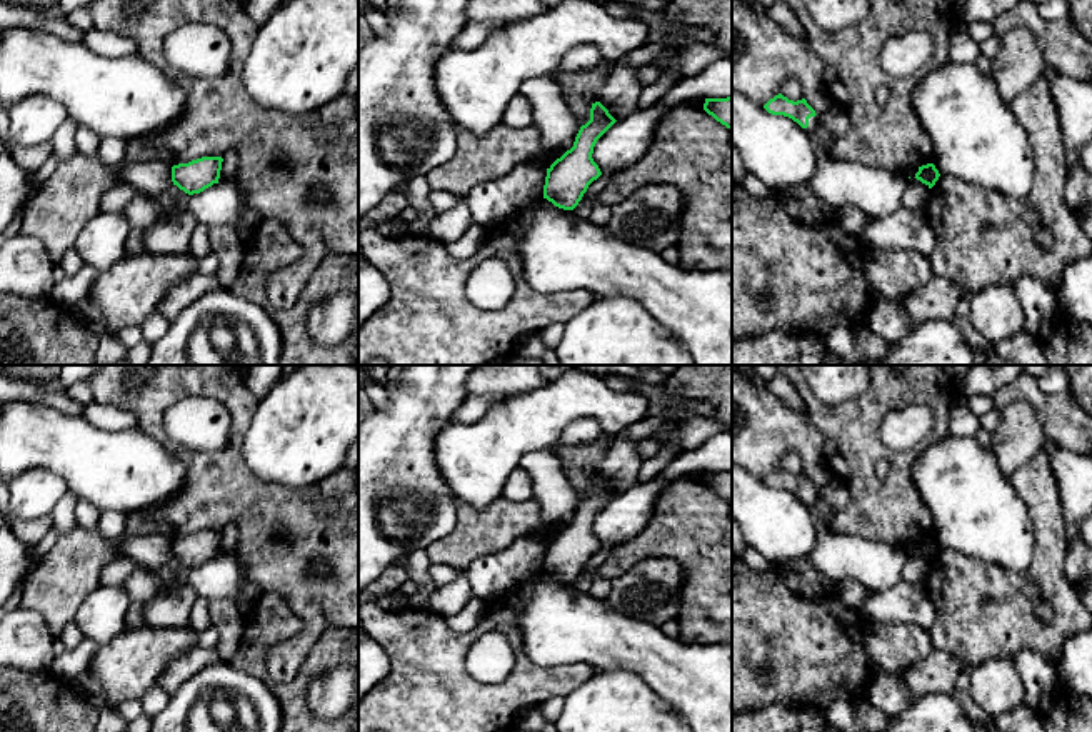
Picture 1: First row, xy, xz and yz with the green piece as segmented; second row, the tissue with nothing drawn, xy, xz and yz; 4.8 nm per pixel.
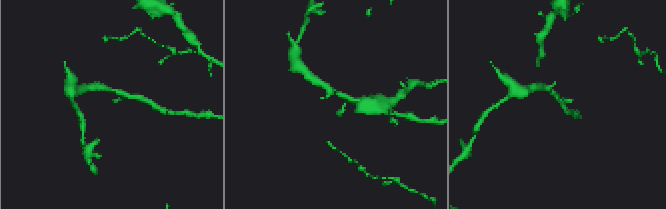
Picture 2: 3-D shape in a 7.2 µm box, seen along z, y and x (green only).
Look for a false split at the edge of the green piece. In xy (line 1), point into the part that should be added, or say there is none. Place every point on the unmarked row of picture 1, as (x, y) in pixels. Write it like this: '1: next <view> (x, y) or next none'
1: next none

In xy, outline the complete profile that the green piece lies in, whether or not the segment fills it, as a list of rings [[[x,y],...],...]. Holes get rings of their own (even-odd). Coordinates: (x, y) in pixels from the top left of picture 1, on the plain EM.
[[[202,530],[188,537],[172,540],[172,555],[188,569],[200,567],[218,557],[222,530]]]

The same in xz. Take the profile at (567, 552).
[[[600,475],[592,477],[590,494],[580,500],[574,520],[547,542],[543,572],[564,584],[579,579],[589,559],[602,549],[592,532],[594,520],[615,495]]]

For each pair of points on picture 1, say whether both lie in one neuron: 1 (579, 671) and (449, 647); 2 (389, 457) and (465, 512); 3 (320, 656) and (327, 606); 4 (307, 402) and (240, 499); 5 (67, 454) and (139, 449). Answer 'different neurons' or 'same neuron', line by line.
1: same neuron
2: different neurons
3: different neurons
4: different neurons
5: same neuron

